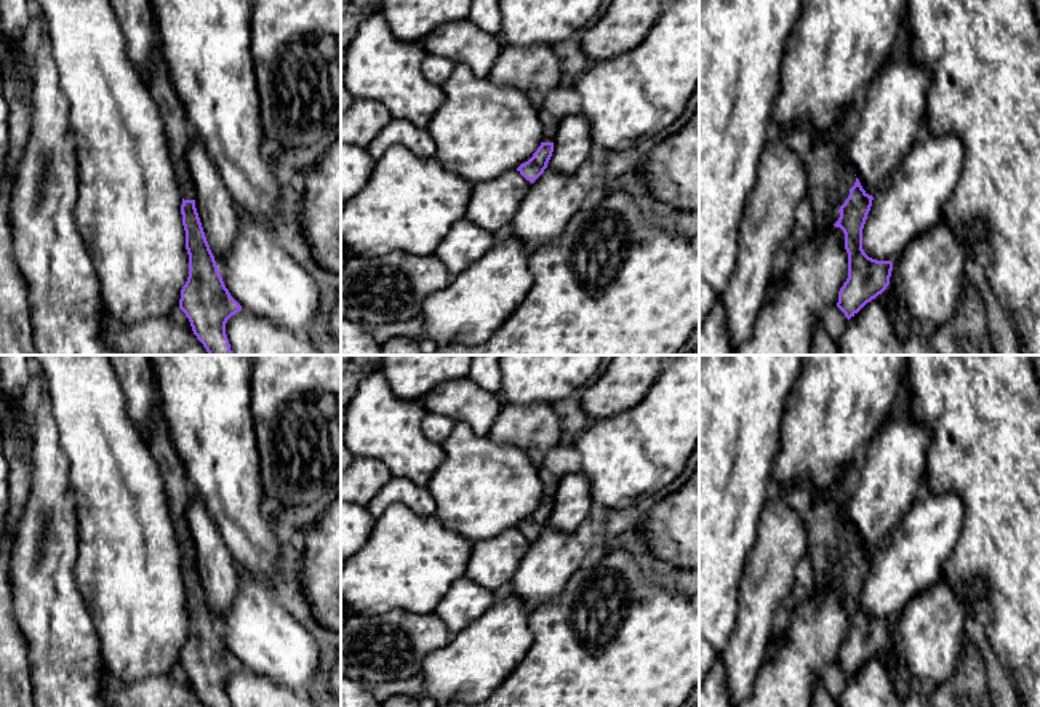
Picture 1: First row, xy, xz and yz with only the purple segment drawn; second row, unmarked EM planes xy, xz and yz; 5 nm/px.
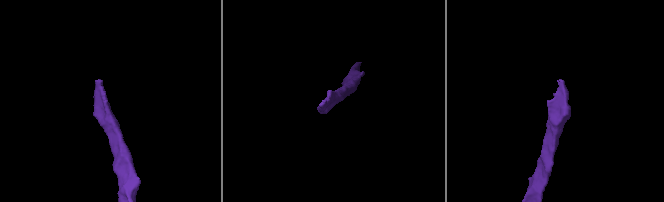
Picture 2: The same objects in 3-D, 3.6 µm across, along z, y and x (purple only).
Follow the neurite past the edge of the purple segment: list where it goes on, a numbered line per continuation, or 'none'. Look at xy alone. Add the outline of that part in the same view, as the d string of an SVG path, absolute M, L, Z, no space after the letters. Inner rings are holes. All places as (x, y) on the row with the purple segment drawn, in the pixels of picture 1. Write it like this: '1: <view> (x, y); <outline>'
1: xy (178, 131); M154 22L157 34L155 51L152 53L149 91L155 99L165 128L170 160L173 163L176 182L184 200L195 200L195 186L187 166L186 152L190 142L192 130L186 117L186 109L176 94L170 80L166 64L160 53L160 34Z

